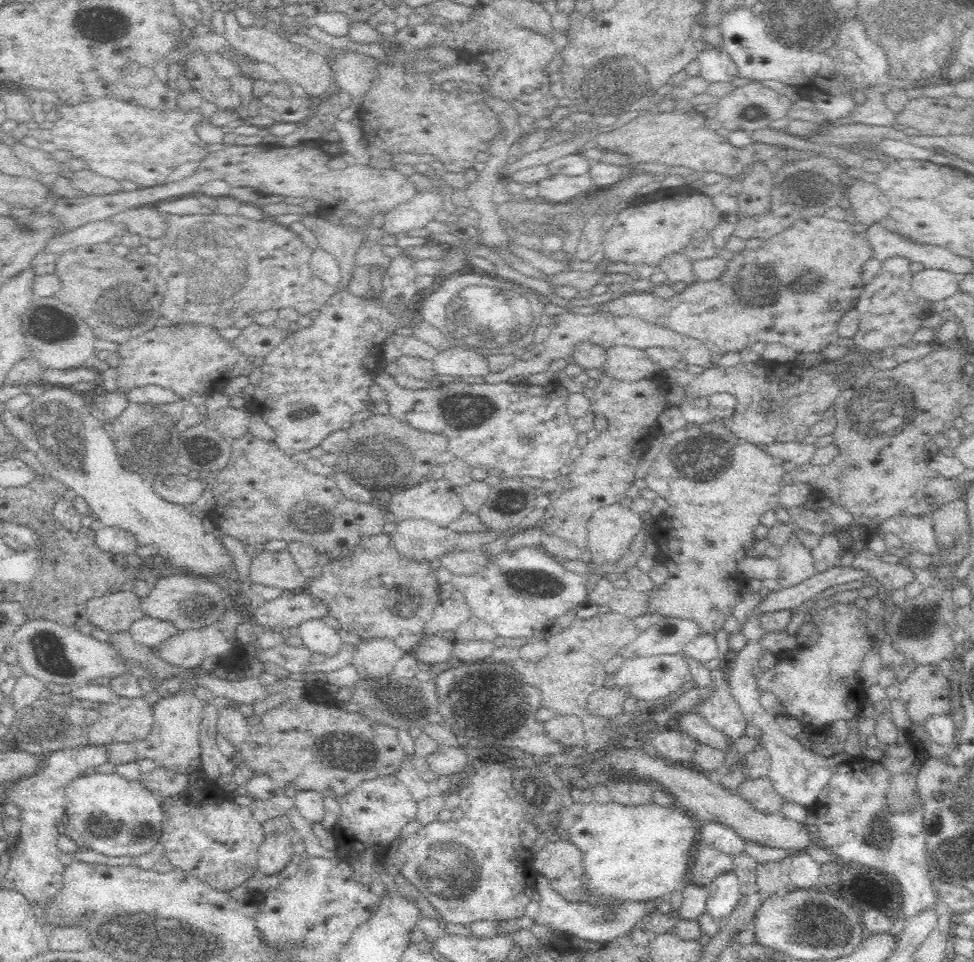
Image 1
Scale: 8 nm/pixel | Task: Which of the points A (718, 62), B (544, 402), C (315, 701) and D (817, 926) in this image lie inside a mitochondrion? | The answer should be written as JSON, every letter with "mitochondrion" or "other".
{"A":"other","B":"other","C":"other","D":"mitochondrion"}

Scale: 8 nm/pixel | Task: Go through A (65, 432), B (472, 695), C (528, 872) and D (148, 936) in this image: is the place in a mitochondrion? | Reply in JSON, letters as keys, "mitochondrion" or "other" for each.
{"A":"mitochondrion","B":"mitochondrion","C":"other","D":"mitochondrion"}

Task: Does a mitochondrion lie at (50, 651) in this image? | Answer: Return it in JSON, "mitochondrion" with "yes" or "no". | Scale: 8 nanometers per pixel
{"mitochondrion":"yes"}

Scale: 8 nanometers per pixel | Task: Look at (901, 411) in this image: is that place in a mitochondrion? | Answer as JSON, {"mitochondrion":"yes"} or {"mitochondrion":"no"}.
{"mitochondrion":"yes"}

